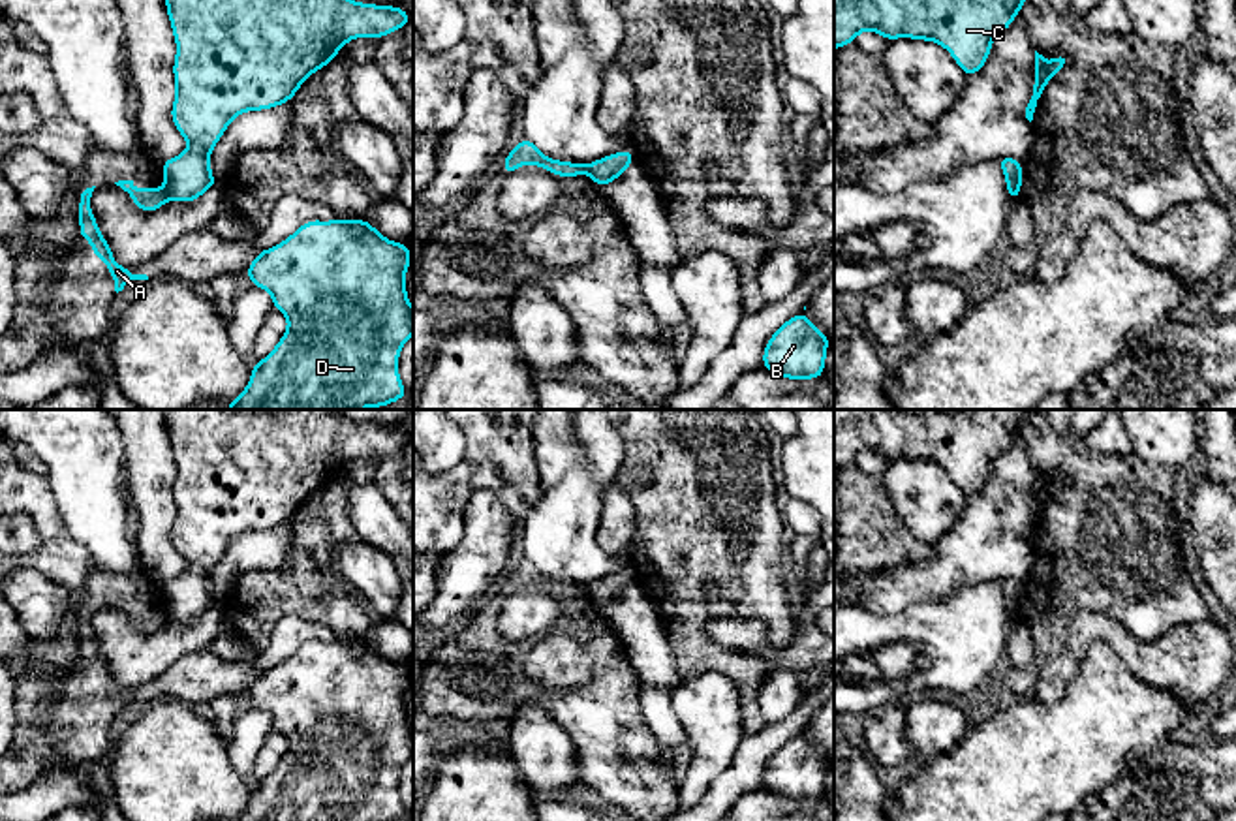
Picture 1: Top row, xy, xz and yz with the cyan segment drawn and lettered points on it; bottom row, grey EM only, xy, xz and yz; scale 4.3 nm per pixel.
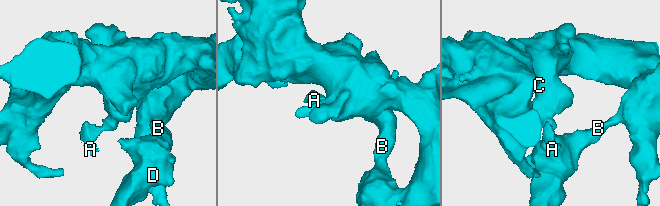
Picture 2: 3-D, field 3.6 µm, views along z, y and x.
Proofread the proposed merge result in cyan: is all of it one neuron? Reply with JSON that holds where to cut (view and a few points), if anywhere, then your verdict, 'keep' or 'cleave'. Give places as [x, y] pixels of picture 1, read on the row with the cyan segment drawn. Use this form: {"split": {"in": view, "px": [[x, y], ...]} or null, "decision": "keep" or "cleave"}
{"split": {"in": "xy", "px": [[164, 190], [169, 198]]}, "decision": "cleave"}

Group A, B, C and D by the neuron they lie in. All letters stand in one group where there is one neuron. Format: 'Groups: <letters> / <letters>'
Groups: A / B C D

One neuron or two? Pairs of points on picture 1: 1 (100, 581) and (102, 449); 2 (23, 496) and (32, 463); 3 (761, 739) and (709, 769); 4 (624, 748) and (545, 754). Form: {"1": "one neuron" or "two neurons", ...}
{"1": "two neurons", "2": "two neurons", "3": "two neurons", "4": "two neurons"}

